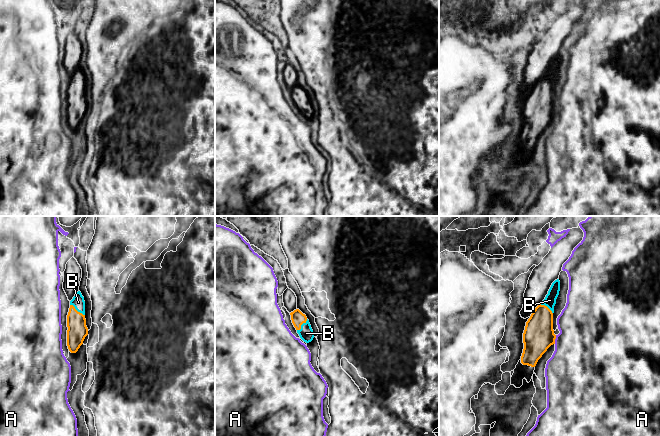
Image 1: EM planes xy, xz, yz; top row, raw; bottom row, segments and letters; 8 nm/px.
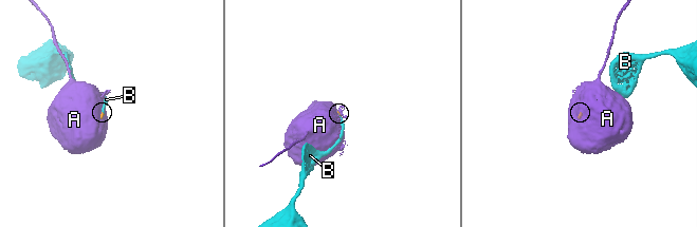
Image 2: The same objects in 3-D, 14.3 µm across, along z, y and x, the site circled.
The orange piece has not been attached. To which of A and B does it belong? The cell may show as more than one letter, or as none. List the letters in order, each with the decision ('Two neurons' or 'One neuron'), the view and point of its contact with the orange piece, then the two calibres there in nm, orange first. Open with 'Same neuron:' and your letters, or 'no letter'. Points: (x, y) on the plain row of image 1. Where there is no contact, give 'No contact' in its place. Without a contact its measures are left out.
Same neuron: B
A: Two neurons. Touches orange at yz (555, 114). Thickness 240 nm (orange) against 480 nm
B: One neuron. Touches orange at xy (76, 86). Thickness 160 nm (orange) against 100 nm

